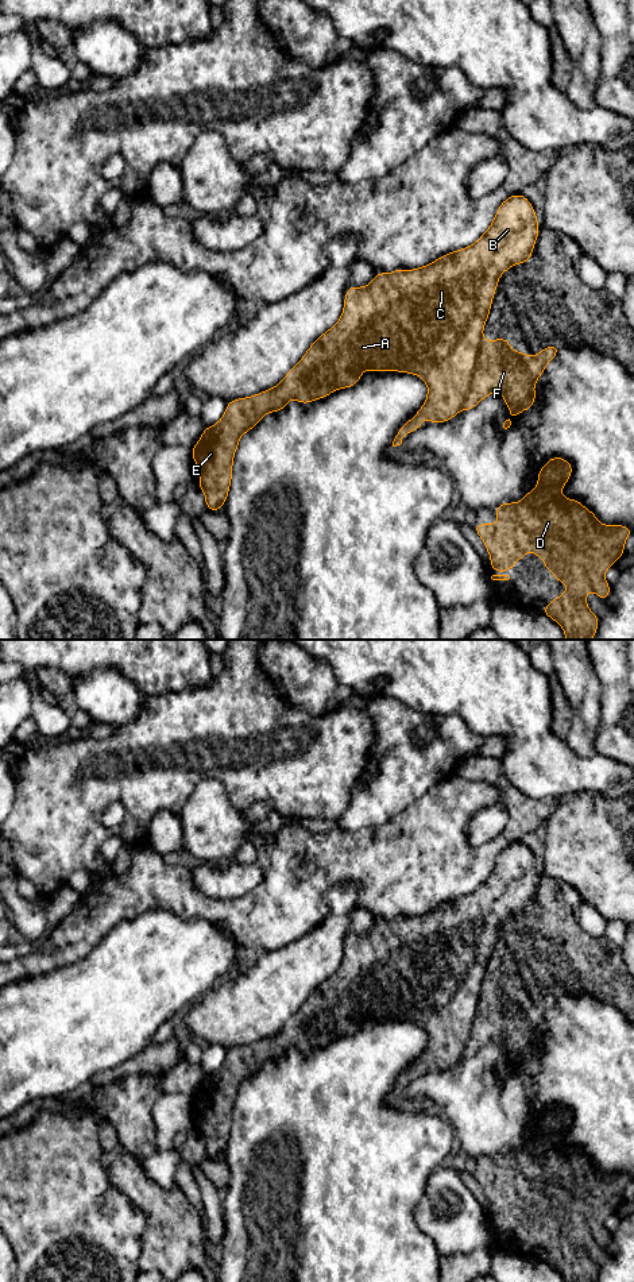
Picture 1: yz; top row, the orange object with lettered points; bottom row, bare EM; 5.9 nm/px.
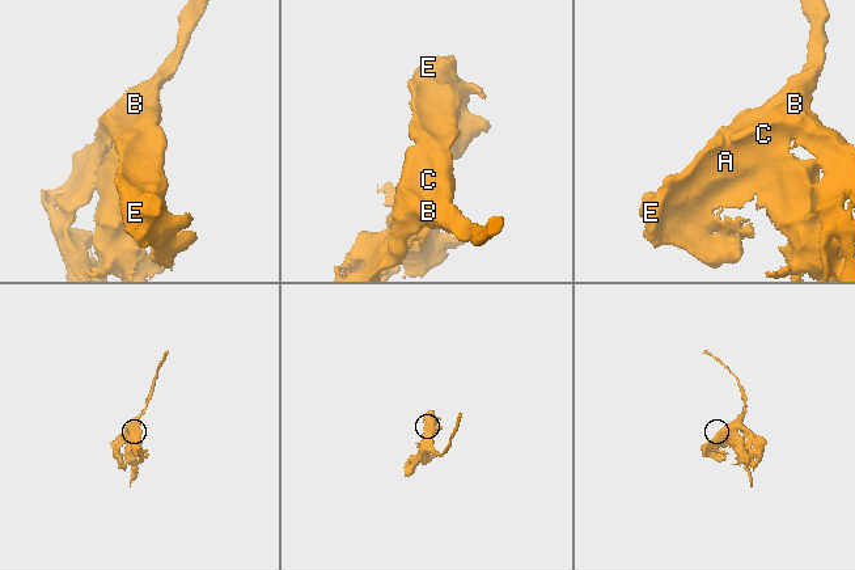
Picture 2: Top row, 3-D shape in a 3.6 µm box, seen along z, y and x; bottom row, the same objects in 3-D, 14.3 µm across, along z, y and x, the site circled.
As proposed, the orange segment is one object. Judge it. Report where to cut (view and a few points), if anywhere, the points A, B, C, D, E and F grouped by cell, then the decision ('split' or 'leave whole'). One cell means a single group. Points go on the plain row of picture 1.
cut in yz along (482, 987), (470, 1037), (460, 1057); A B C E / D F; split

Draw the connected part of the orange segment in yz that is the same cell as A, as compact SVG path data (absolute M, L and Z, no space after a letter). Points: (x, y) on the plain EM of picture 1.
M513 842L499 853L491 873L473 892L414 918L378 920L364 935L349 934L337 972L309 995L285 1026L254 1044L227 1050L221 1067L205 1076L192 1096L194 1112L202 1123L197 1132L205 1142L206 1156L223 1156L239 1088L267 1061L282 1059L290 1047L306 1053L336 1038L353 1035L366 1018L414 1022L428 1032L425 1051L398 1077L393 1094L401 1093L409 1080L422 1074L425 1063L430 1071L452 1067L469 1038L499 924L531 905L540 876L530 849L523 842Z

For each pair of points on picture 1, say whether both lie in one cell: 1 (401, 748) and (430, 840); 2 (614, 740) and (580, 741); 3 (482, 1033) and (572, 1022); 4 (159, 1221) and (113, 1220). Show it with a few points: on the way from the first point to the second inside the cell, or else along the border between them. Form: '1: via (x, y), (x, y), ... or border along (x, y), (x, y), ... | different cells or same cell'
1: border along (443, 779), (432, 784), (393, 818) | different cells
2: border along (600, 710), (600, 723), (595, 741), (596, 753) | different cells
3: border along (557, 1000), (533, 1035), (536, 1046), (530, 1057) | different cells
4: border along (126, 1197), (146, 1215), (140, 1252) | different cells

